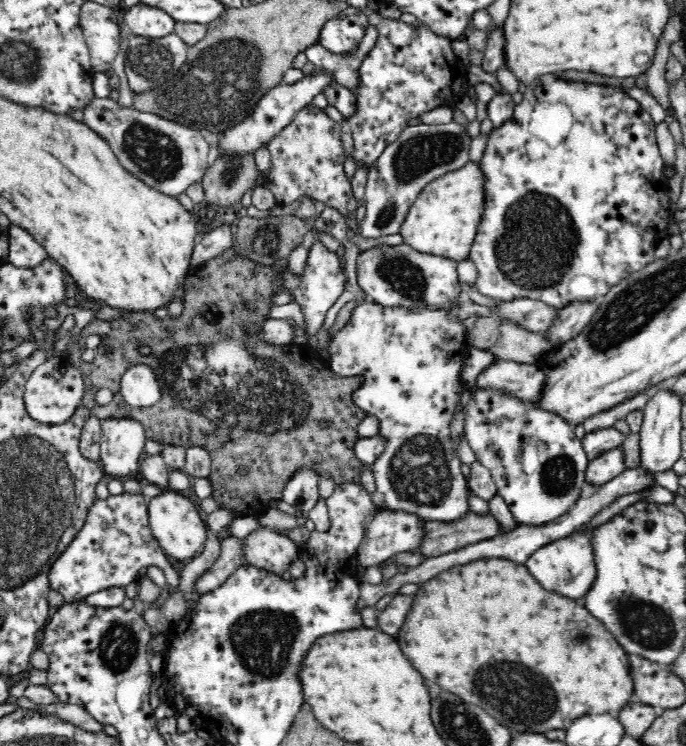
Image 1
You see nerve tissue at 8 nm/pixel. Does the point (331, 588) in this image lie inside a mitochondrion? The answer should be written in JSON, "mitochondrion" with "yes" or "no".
{"mitochondrion":"no"}

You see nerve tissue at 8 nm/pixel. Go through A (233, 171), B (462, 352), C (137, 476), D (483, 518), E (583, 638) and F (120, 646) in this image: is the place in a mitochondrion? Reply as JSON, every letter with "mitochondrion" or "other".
{"A":"mitochondrion","B":"other","C":"other","D":"other","E":"mitochondrion","F":"mitochondrion"}

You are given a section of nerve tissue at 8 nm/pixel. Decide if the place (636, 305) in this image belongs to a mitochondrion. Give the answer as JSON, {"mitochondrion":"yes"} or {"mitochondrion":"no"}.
{"mitochondrion":"yes"}

